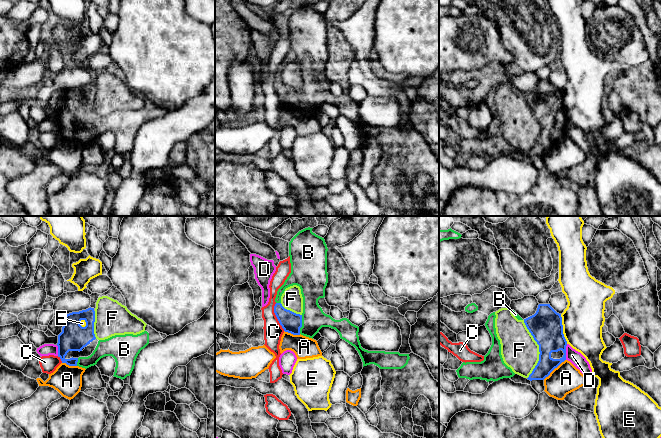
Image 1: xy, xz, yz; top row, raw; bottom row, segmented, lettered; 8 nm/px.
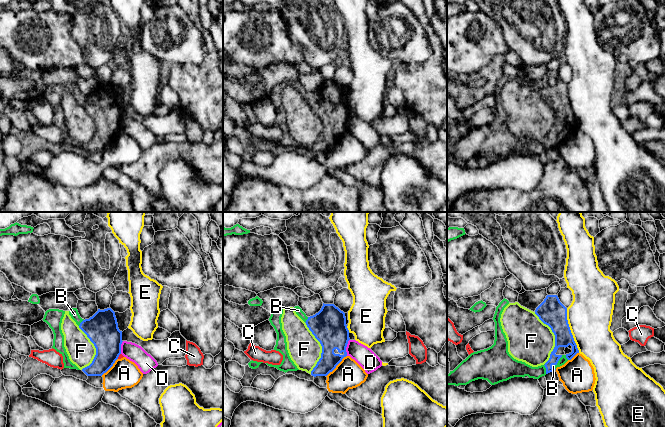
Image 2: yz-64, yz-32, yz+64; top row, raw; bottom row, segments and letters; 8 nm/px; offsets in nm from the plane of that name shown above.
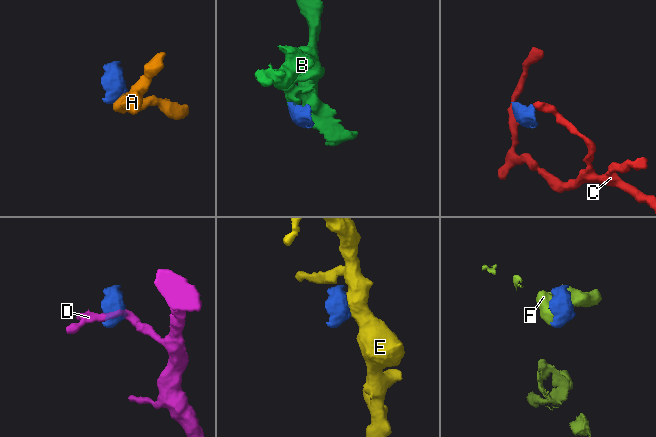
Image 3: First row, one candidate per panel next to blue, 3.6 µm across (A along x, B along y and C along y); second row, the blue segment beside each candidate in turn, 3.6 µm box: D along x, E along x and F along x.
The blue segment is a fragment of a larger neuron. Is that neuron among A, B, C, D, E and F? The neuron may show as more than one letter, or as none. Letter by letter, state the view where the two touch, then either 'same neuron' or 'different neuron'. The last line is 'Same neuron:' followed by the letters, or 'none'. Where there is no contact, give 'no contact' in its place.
A: yz | different neuron
B: xz | same neuron
C: xz | different neuron
D: yz | different neuron
E: yz | different neuron
F: yz | different neuron
Same neuron: B

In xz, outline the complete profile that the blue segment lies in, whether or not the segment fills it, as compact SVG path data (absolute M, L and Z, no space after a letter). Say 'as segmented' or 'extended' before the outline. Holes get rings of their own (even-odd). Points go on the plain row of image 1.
as segmented | M281 79L275 80L274 89L285 108L293 111L300 111L302 91L285 85Z

